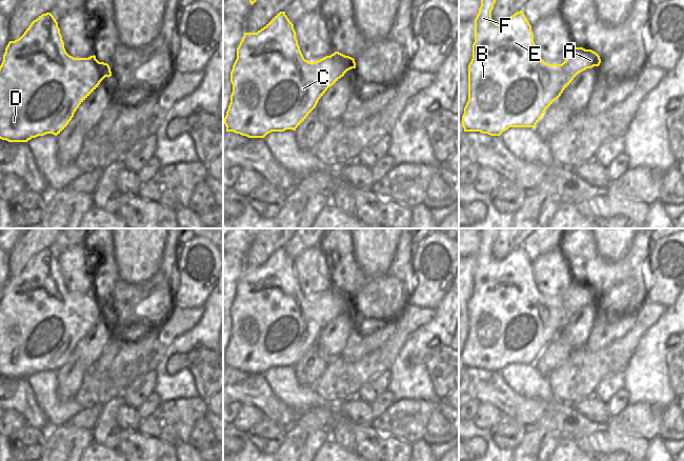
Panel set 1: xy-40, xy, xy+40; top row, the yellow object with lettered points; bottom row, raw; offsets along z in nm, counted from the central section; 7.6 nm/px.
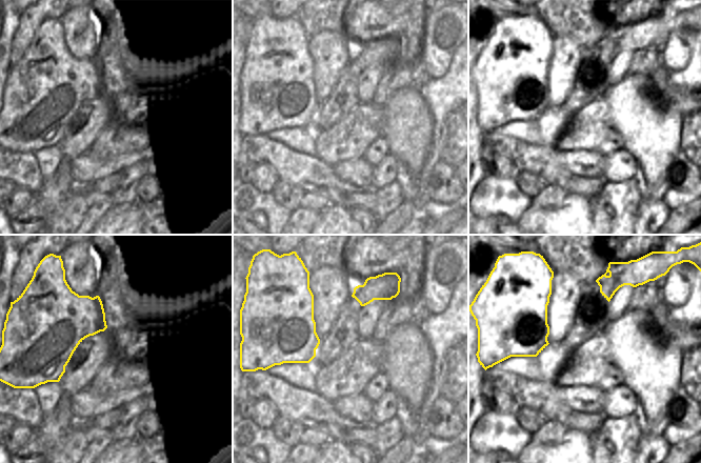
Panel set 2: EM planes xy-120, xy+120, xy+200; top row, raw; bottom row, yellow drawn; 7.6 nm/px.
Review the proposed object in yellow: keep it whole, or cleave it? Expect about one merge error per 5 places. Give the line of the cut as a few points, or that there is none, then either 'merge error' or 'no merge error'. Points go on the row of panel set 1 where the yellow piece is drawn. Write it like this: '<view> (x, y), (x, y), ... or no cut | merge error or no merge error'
no cut | no merge error

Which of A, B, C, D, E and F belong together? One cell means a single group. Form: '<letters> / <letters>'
A B C D E F

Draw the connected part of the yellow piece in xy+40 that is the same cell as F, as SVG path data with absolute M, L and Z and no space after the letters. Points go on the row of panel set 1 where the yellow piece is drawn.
M481 0L475 19L472 59L468 65L468 101L462 116L464 132L500 136L509 127L535 127L544 112L581 72L599 66L600 56L574 47L562 64L547 64L534 42L531 25L523 11L497 24L491 19L496 0Z

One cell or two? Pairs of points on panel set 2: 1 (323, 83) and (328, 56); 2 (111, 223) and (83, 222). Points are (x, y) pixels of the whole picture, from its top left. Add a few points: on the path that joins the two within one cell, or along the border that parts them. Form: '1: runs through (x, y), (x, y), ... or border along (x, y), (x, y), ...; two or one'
1: runs through (325, 77), (328, 62); one
2: border along (113, 206), (96, 223); two

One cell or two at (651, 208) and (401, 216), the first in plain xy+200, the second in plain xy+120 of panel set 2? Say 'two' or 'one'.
two

